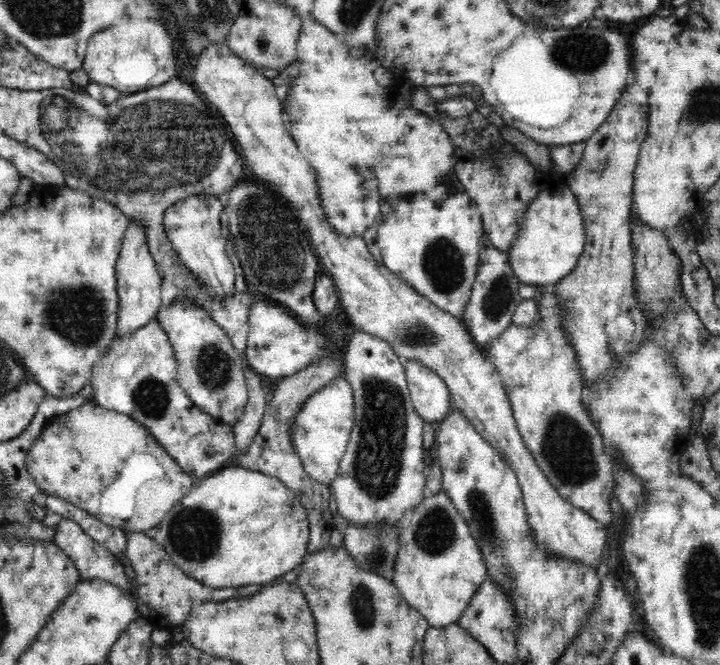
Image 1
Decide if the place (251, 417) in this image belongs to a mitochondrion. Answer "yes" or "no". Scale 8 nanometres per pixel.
no

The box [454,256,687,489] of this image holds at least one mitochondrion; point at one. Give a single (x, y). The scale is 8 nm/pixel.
(498, 297)

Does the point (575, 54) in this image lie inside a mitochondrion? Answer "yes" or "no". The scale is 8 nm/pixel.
yes

